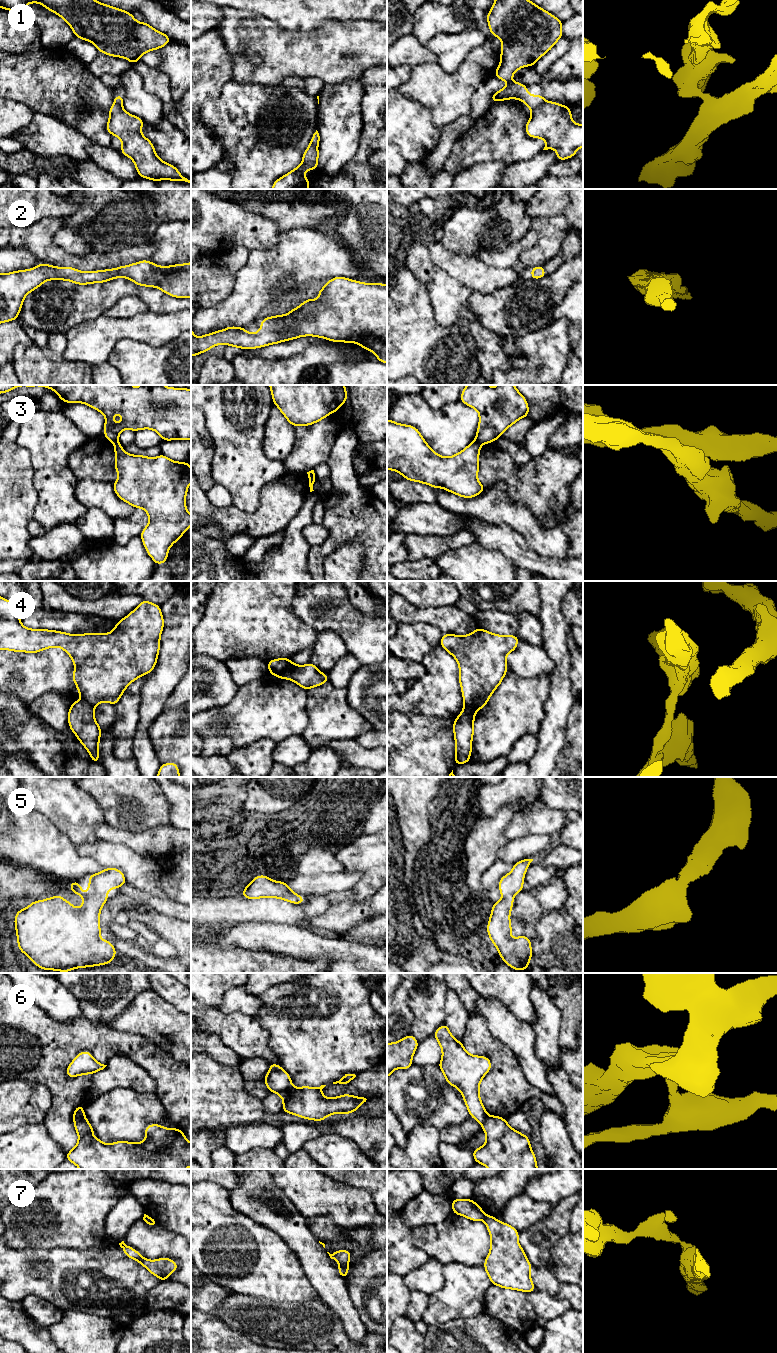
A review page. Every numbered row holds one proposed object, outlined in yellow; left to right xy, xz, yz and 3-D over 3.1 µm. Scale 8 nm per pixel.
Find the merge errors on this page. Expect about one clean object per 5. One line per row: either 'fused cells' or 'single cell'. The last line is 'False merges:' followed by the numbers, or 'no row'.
1: fused cells
2: single cell
3: fused cells
4: fused cells
5: single cell
6: fused cells
7: fused cells
False merges: 1, 3, 4, 6, 7

